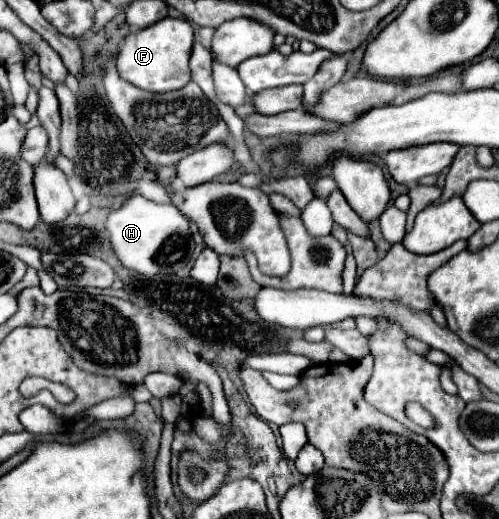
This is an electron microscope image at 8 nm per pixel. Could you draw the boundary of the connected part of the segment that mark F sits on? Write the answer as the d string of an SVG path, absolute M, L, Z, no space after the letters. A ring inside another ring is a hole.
M164 18L144 30L128 34L122 40L122 46L116 54L118 74L132 86L146 92L162 94L162 92L180 90L190 82L188 58L192 52L192 42L194 42L194 32L188 20Z

